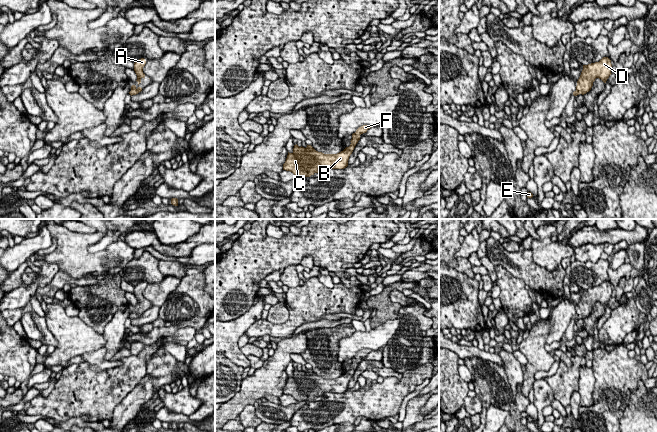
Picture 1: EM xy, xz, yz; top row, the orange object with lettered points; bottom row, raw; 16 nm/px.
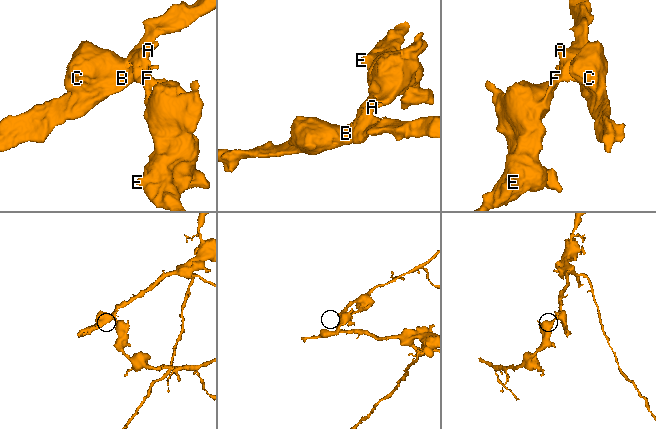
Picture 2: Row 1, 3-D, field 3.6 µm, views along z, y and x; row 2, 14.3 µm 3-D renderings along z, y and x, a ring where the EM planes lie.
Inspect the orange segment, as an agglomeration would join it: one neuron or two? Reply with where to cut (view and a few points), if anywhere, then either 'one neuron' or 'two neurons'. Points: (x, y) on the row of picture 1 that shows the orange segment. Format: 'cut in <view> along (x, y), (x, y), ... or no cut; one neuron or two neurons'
no cut; one neuron

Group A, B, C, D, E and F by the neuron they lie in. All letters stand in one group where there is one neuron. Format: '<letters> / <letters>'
A B C D E F

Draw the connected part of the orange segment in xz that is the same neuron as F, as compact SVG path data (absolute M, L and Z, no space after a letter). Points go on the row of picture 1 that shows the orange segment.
M363 125L352 134L351 144L337 154L324 154L316 151L311 145L306 148L294 145L293 152L287 155L283 164L283 170L292 172L298 178L310 177L315 173L322 172L326 168L344 169L348 166L348 160L360 135L366 133L372 126Z

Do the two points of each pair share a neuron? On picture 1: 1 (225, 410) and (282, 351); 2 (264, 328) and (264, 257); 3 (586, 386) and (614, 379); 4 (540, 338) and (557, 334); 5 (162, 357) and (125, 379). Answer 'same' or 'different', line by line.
1: same
2: different
3: different
4: different
5: different

